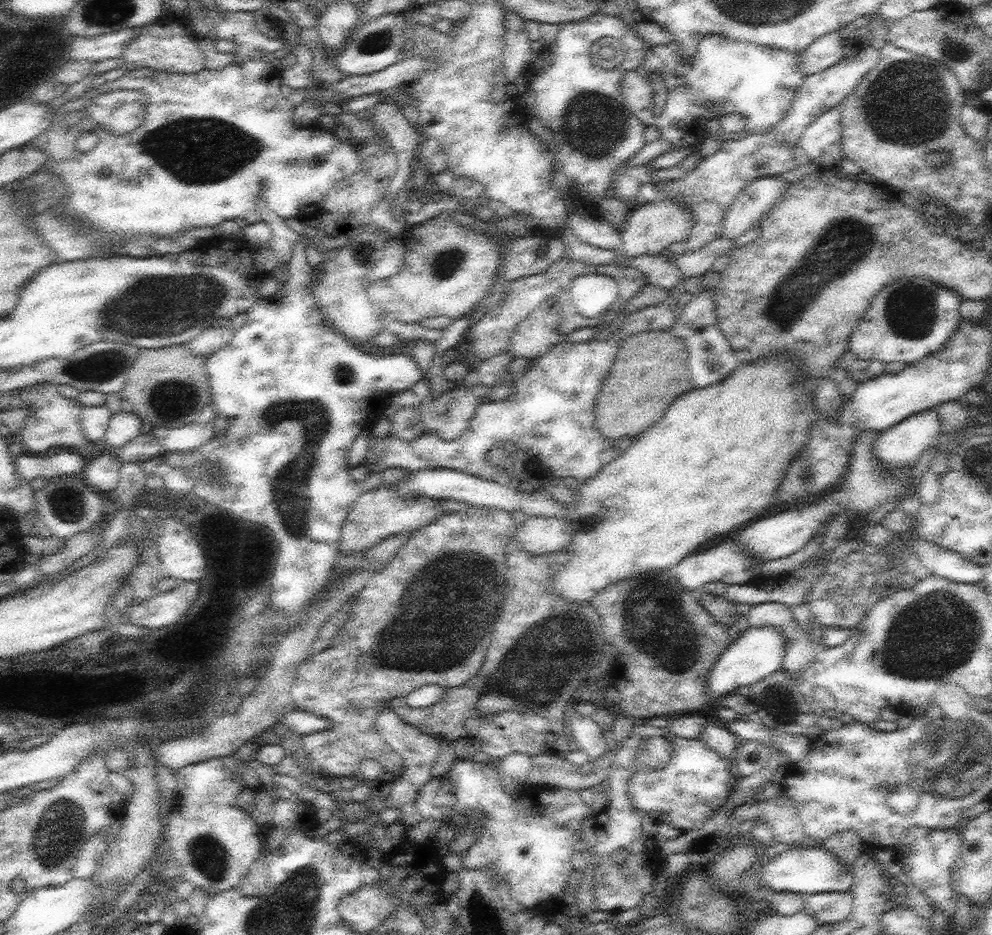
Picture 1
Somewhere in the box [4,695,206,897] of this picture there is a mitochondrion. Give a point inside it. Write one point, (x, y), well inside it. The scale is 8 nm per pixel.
(57, 834)

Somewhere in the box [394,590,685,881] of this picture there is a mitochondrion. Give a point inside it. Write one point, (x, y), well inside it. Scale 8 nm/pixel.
(516, 678)

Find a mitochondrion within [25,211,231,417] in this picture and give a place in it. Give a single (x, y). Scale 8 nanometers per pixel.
(100, 367)

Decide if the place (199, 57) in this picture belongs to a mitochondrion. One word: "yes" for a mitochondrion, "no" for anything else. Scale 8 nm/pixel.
no

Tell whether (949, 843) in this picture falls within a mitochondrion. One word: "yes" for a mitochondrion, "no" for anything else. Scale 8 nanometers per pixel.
no

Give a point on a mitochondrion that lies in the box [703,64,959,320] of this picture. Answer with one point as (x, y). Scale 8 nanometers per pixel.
(924, 139)

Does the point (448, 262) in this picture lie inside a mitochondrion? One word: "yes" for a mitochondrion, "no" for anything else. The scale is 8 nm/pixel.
yes

